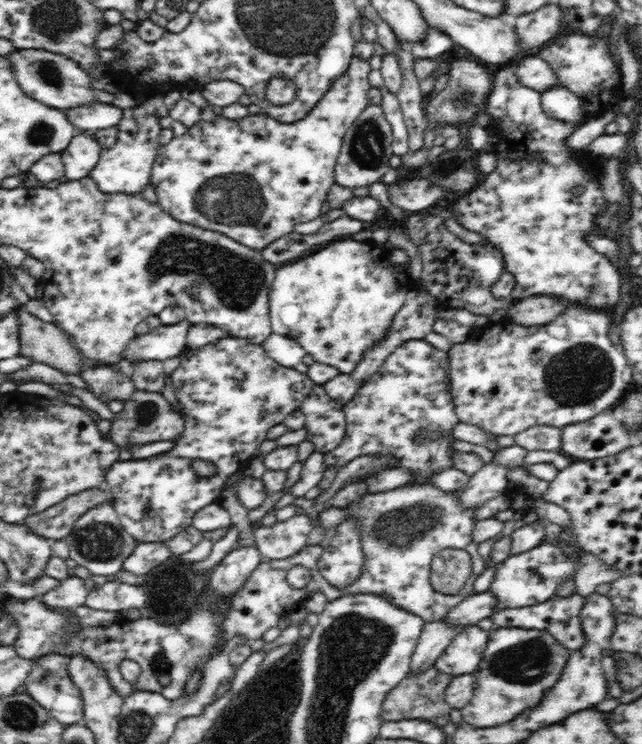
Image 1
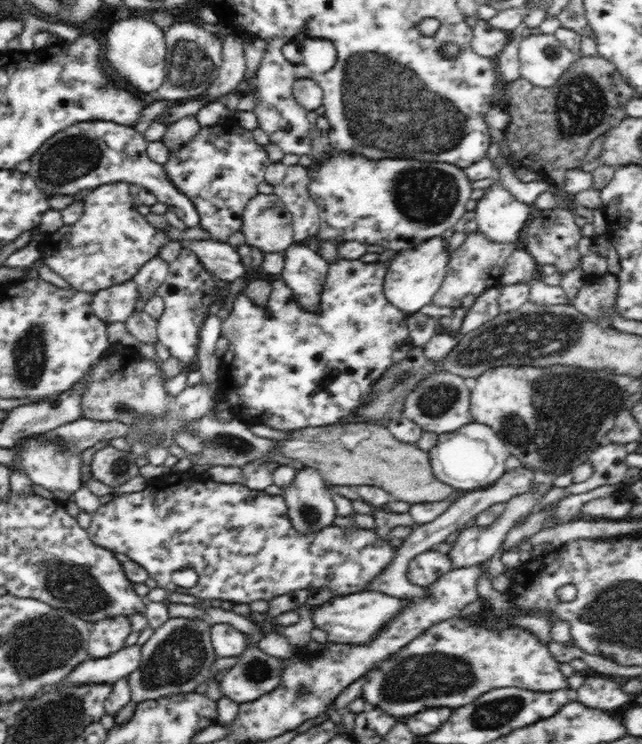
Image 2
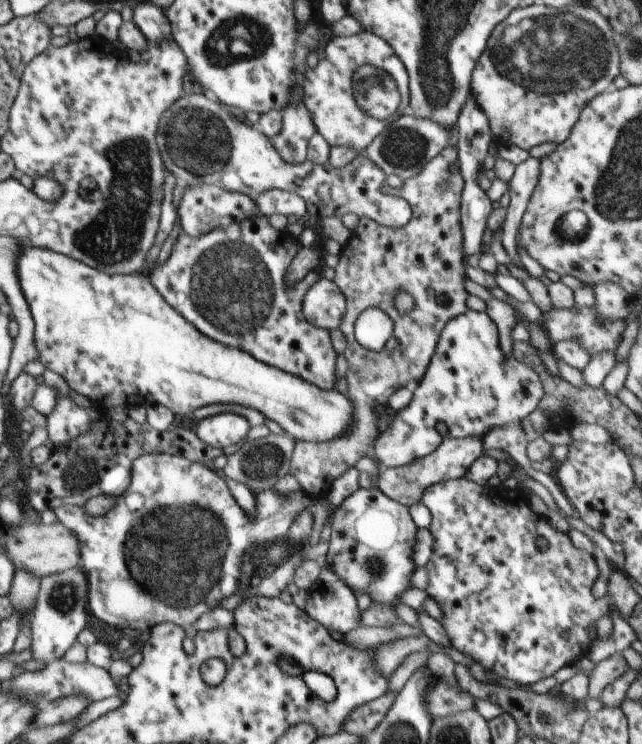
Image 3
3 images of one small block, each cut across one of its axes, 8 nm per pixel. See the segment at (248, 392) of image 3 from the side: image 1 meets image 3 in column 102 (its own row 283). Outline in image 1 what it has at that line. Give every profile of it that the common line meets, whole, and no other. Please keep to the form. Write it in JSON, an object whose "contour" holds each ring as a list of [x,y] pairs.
{"contour":[[[350,237],[339,238],[318,248],[304,253],[304,258],[296,258],[296,262],[283,262],[277,267],[268,294],[271,329],[280,336],[295,340],[313,356],[315,362],[333,366],[340,373],[350,375],[364,352],[386,336],[394,313],[406,302],[406,292],[413,281],[406,266],[392,263],[389,260],[390,250],[372,240],[358,242]]]}

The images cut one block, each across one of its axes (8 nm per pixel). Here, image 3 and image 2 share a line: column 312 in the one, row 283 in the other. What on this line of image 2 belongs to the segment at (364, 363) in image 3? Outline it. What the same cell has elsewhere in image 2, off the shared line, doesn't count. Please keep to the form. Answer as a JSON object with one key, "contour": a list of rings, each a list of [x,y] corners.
{"contour":[[[479,229],[475,234],[466,234],[466,240],[462,242],[460,248],[449,255],[446,276],[442,286],[431,298],[431,303],[454,309],[461,306],[464,296],[473,294],[477,297],[488,288],[496,287],[500,282],[500,276],[503,274],[504,262],[514,252],[514,248],[516,248],[516,242],[510,242],[510,244],[492,242],[485,237],[483,232],[479,232]]]}

